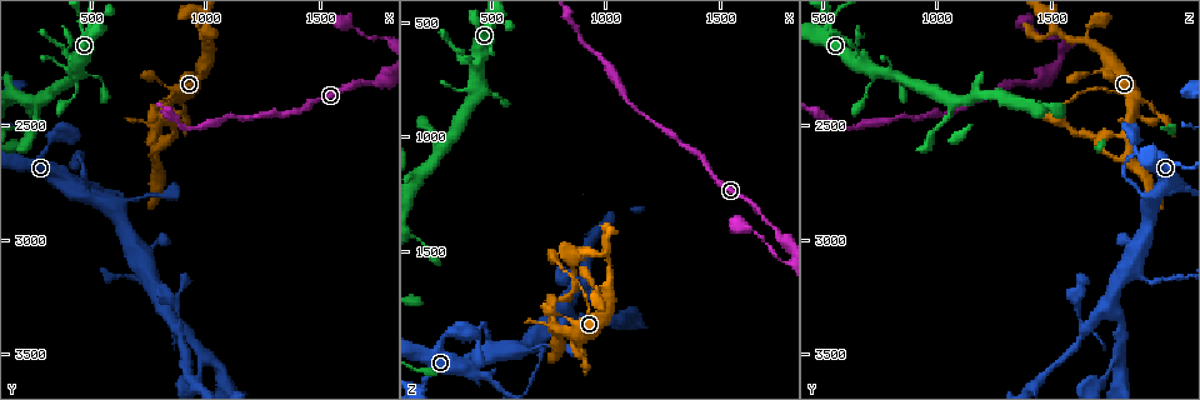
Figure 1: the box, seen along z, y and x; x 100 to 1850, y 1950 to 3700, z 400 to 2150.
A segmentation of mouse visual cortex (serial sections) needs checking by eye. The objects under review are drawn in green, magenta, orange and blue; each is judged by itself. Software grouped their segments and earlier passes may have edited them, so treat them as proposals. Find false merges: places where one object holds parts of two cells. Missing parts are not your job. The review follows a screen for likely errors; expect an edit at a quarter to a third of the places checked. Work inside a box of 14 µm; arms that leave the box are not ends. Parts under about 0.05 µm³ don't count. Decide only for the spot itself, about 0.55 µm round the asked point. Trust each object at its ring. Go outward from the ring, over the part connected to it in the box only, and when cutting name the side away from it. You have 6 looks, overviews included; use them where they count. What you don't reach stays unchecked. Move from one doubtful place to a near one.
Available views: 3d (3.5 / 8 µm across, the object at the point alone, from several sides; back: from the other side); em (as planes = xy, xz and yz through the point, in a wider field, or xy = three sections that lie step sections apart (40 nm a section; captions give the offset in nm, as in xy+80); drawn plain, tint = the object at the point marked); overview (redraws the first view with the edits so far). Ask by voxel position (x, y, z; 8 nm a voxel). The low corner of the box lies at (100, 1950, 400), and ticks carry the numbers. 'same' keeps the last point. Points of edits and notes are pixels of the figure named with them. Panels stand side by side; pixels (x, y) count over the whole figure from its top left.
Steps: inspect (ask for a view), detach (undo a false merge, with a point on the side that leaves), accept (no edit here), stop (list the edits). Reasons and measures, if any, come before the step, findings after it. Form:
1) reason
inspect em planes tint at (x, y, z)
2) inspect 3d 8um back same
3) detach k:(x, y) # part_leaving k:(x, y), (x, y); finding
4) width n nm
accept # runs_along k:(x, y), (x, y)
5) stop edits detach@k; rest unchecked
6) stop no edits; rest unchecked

calibre changes
inspect 3d 3.5um at (720, 3190, 1940)

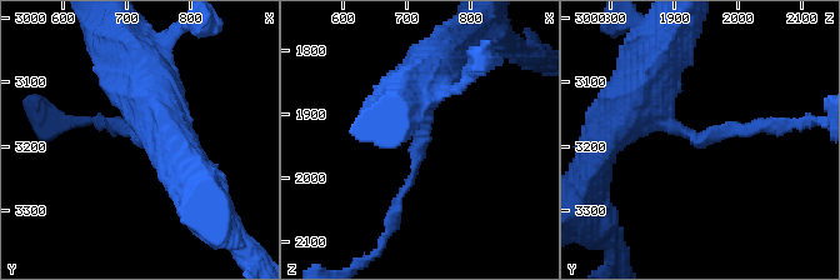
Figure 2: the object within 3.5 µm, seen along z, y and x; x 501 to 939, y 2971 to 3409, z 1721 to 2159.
arm_widths 150, 450 nm
inspect em planes tint at (725, 3185, 1950)

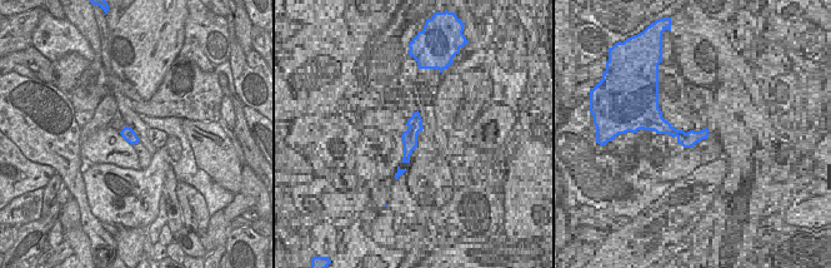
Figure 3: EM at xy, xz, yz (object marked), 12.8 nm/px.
accept # runs_along 2:(638, 85), (698, 139), (778, 124); one cell here

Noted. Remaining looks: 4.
branch point
inspect 3d 3.5um at (980, 3500, 1800)

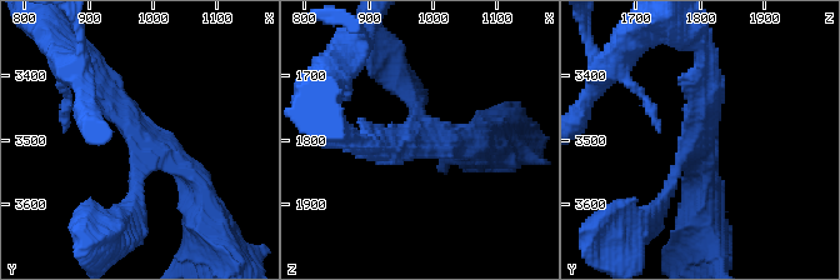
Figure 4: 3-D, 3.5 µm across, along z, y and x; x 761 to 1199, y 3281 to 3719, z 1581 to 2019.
arms 3; arm_widths 150, 300, 350 nm; now the EM
inspect em xy step 1 plain at (990, 3495, 1795)

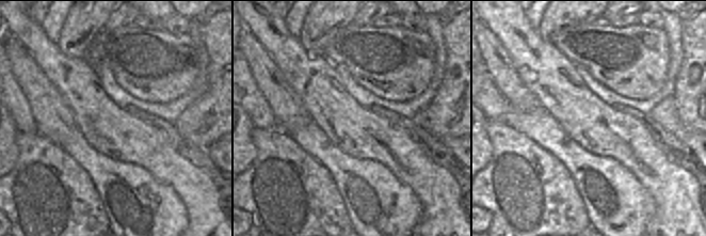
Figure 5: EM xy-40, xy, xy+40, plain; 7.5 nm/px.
inspect em xy step 1 tint same

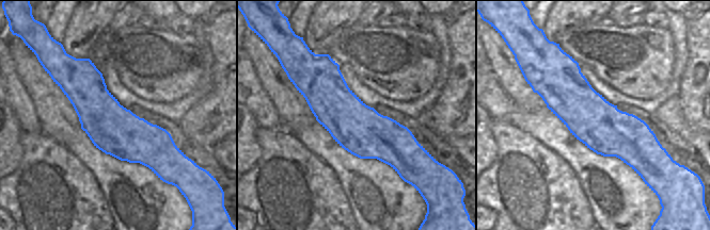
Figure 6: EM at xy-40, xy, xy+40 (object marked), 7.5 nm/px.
accept # runs_along 4:(93, 71), (196, 194); continuous, no second cell

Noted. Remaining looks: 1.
stop no edits; rest unchecked

